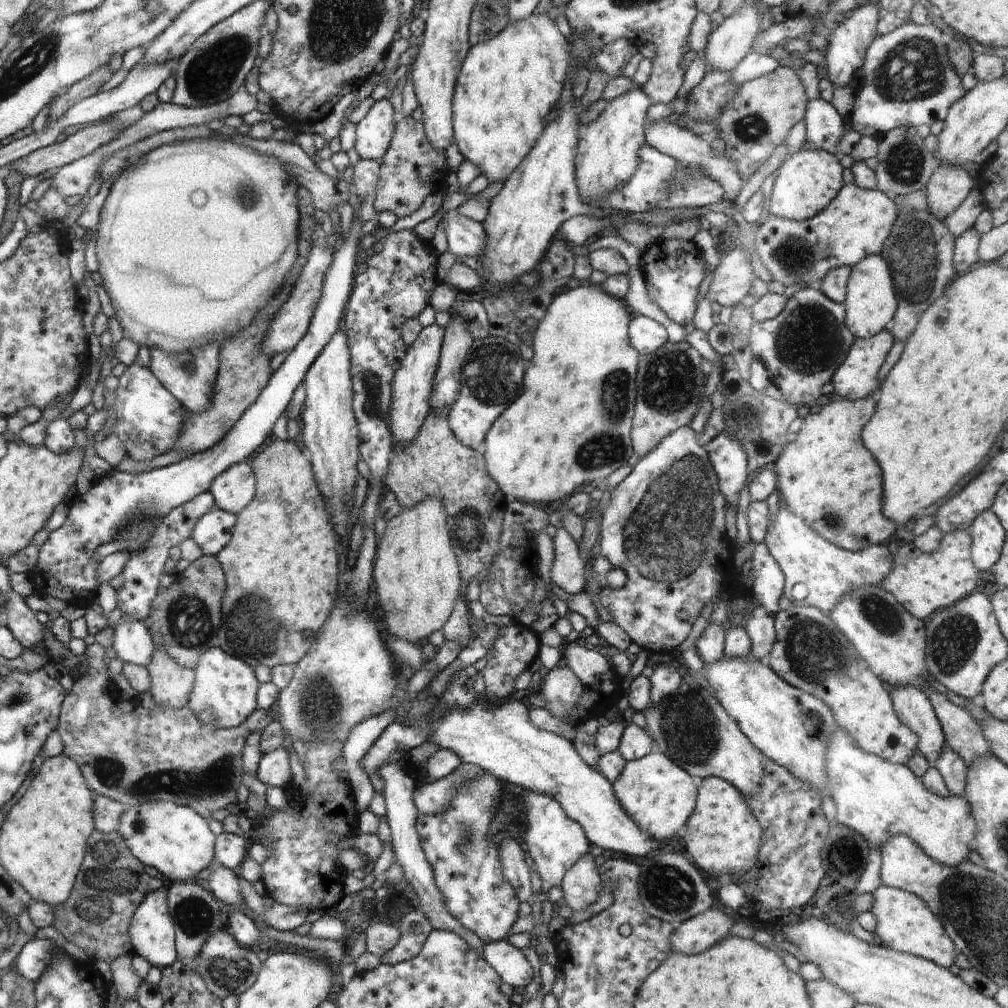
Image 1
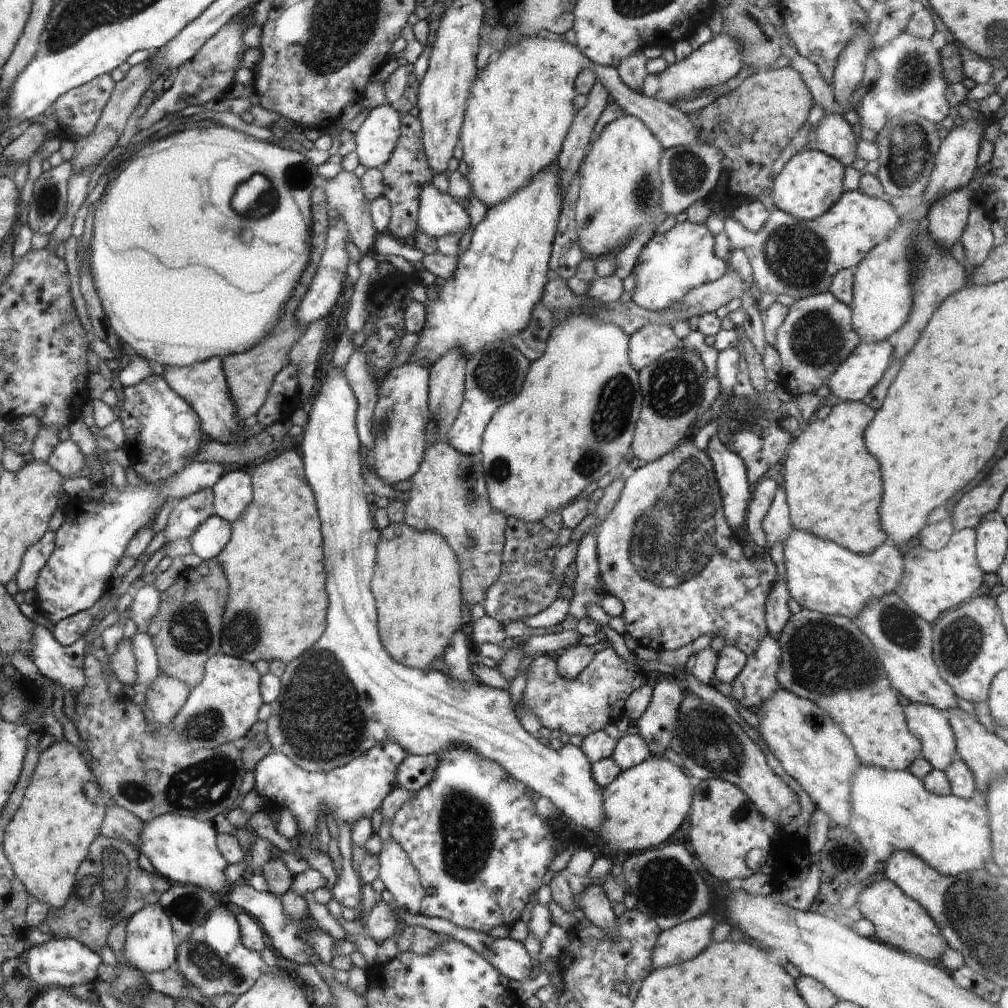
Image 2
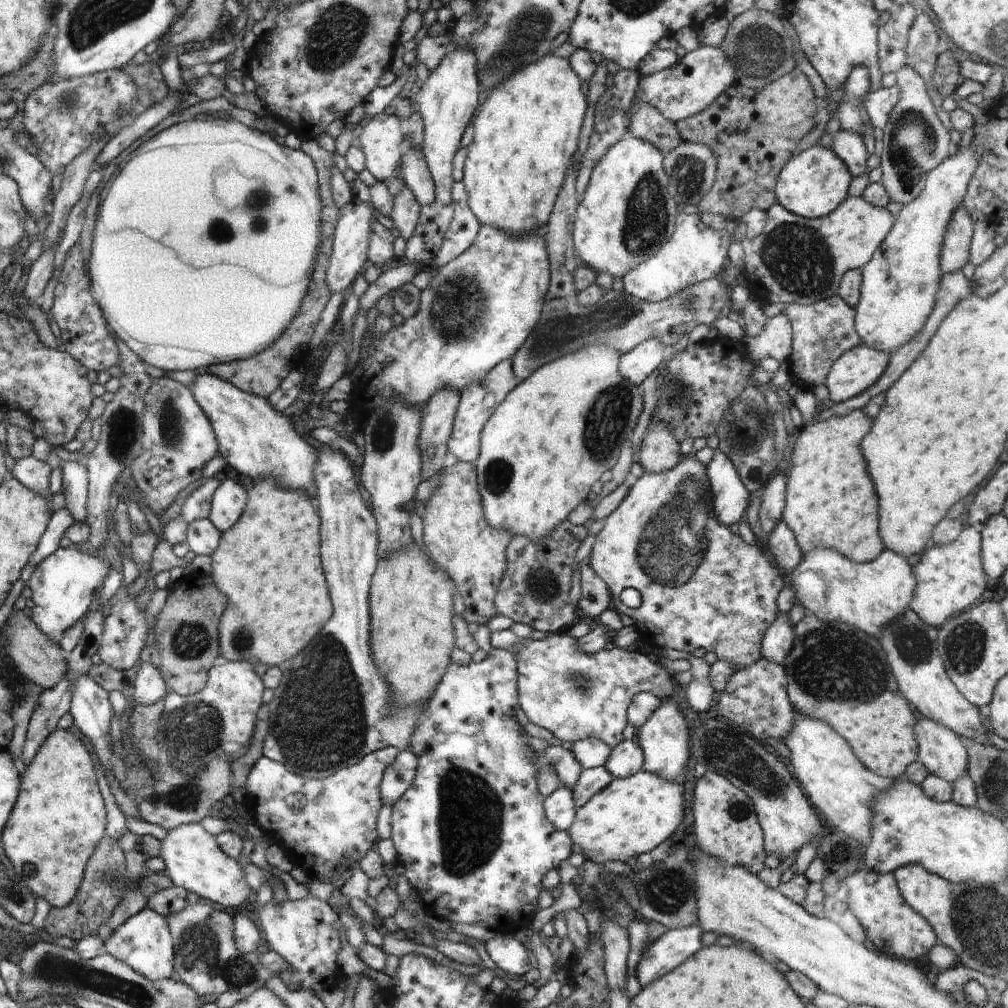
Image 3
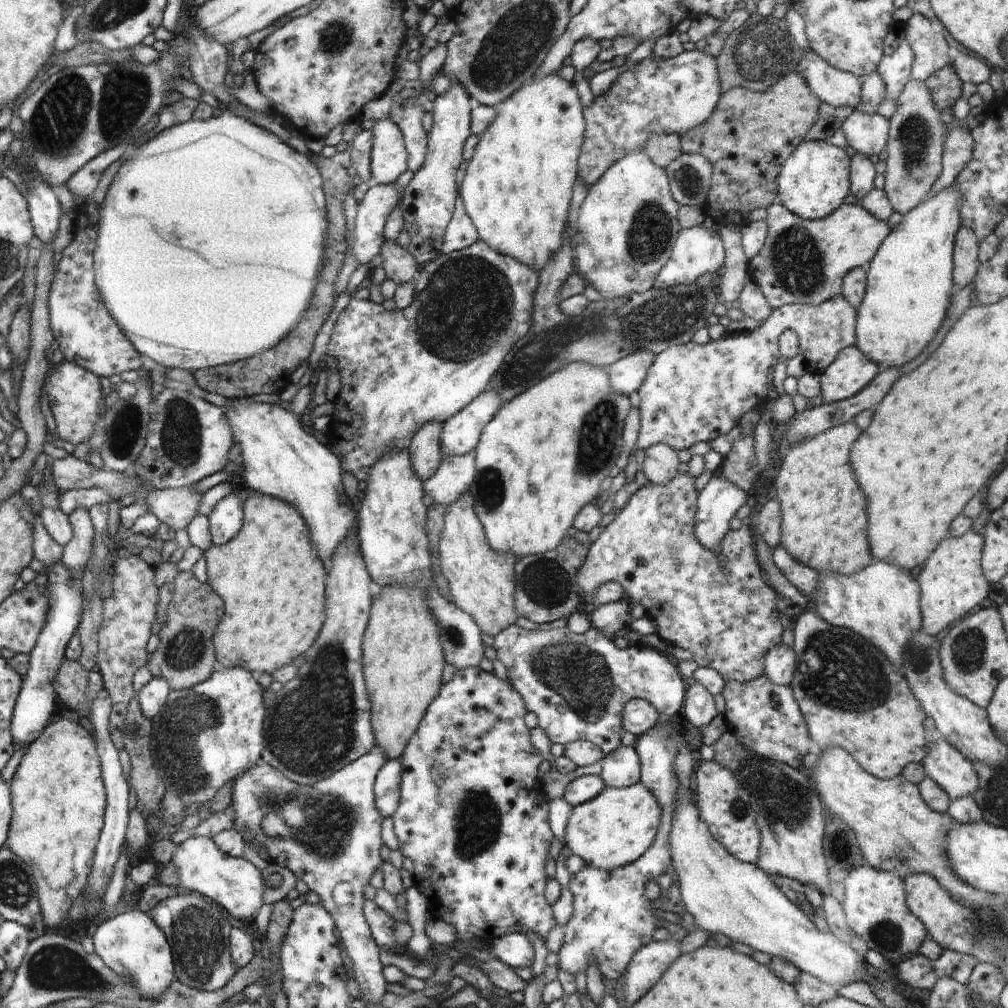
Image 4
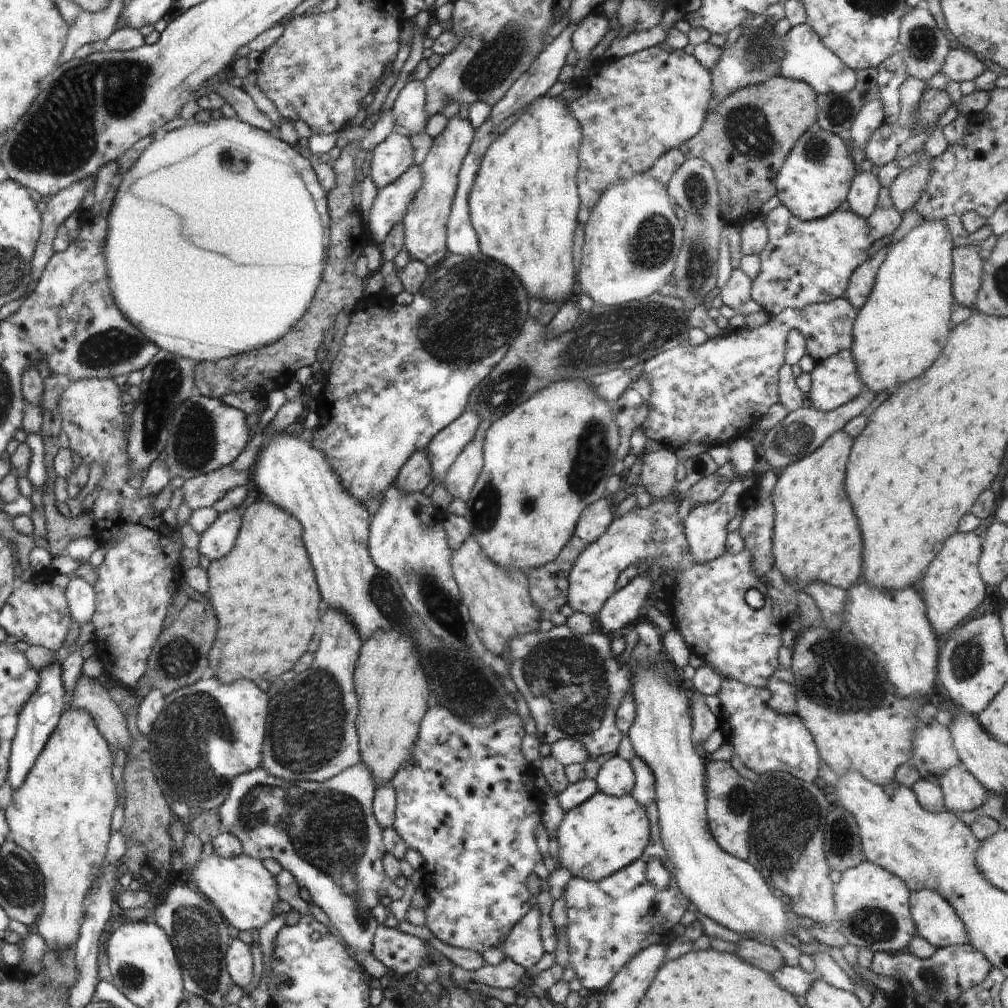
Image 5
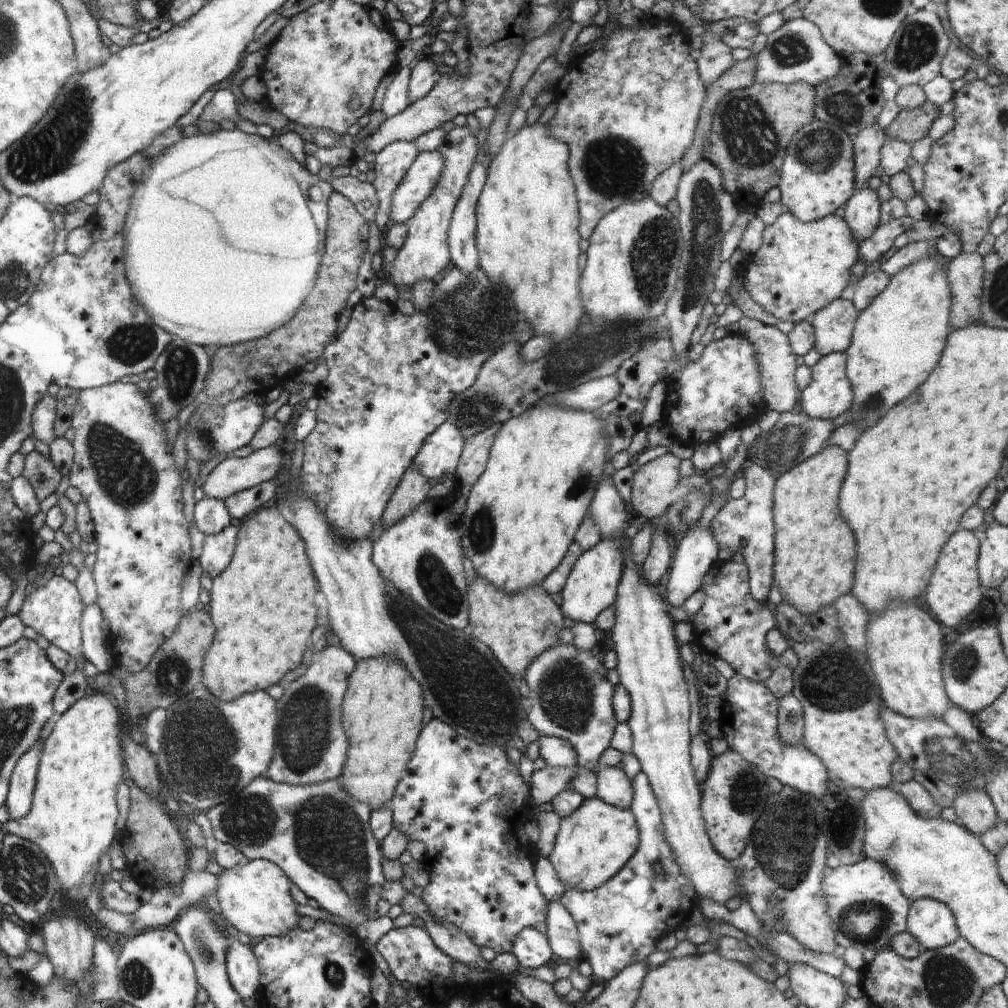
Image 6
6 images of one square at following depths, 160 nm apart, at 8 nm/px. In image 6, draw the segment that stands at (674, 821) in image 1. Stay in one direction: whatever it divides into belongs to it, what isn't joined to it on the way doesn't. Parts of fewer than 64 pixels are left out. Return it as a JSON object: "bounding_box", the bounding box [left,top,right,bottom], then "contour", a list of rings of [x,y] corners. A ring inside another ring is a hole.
{"bounding_box":[547,796,640,891],"contour":[[[598,796],[584,799],[578,810],[561,819],[553,851],[547,858],[566,889],[593,891],[610,880],[634,856],[640,831],[630,809],[622,810]]]}

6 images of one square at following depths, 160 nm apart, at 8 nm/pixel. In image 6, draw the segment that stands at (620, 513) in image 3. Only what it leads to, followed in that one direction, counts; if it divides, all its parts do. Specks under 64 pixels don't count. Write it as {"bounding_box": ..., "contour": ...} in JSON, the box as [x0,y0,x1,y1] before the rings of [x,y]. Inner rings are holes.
{"bounding_box":[559,536,779,683],"contour":[[[626,536],[622,541],[600,539],[594,548],[583,551],[578,557],[561,590],[562,604],[559,607],[565,617],[576,623],[592,624],[600,612],[615,604],[623,569],[623,542],[626,539]],[[716,560],[715,569],[706,573],[703,578],[703,586],[700,588],[706,592],[705,600],[695,614],[691,622],[693,626],[691,644],[694,647],[705,650],[711,655],[726,660],[735,672],[745,676],[751,681],[763,683],[772,674],[772,671],[779,665],[779,658],[772,654],[767,647],[766,635],[769,630],[775,627],[775,613],[767,602],[757,601],[749,589],[749,570],[746,563],[736,563],[732,560]]]}

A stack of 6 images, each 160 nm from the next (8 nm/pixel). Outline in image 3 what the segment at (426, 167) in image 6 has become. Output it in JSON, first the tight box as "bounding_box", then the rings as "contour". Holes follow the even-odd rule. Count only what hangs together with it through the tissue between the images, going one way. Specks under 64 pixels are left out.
{"bounding_box":[326,200,374,294],"contour":[[[353,200],[348,204],[338,208],[338,218],[332,240],[332,253],[326,268],[326,286],[330,288],[330,294],[335,294],[343,290],[349,291],[354,280],[363,273],[364,264],[368,260],[366,250],[368,250],[368,238],[372,234],[372,224],[374,224],[374,208],[359,200]]]}

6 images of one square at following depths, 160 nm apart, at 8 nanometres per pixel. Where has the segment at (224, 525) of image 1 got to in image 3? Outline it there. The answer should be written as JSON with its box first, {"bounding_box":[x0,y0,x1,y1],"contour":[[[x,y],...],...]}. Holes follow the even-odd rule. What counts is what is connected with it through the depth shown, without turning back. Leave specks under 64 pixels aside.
{"bounding_box":[186,519,221,556],"contour":[[[196,519],[187,524],[186,543],[194,554],[211,556],[220,547],[221,534],[209,519]]]}

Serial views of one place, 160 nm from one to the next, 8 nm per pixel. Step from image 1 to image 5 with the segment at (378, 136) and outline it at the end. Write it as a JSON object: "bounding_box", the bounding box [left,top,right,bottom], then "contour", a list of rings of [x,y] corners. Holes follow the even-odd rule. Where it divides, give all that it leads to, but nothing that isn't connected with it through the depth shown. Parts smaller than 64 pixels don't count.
{"bounding_box":[370,129,414,190],"contour":[[[399,129],[389,134],[372,151],[370,176],[377,190],[382,190],[414,164],[414,147]]]}

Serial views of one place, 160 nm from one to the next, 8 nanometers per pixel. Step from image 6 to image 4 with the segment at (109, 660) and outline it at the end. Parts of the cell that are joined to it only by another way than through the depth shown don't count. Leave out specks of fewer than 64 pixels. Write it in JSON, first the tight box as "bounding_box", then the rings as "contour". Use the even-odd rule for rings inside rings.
{"bounding_box":[62,507,93,579],"contour":[[[78,507],[69,514],[74,536],[63,547],[62,564],[69,571],[71,579],[80,579],[84,567],[91,558],[91,543],[93,540],[93,524],[88,510]]]}

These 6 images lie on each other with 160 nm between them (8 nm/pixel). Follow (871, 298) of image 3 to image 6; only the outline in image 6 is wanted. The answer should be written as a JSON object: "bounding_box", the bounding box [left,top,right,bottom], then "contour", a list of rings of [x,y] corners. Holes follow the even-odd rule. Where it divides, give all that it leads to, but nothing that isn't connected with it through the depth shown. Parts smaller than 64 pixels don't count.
{"bounding_box":[845,257,952,436],"contour":[[[935,257],[916,261],[890,277],[889,285],[859,313],[850,346],[846,350],[845,368],[853,392],[850,408],[846,411],[847,423],[856,428],[858,436],[878,424],[878,420],[882,420],[882,416],[886,416],[894,404],[912,394],[936,368],[945,349],[947,336],[952,331],[949,323],[951,290],[945,274],[946,268]]]}

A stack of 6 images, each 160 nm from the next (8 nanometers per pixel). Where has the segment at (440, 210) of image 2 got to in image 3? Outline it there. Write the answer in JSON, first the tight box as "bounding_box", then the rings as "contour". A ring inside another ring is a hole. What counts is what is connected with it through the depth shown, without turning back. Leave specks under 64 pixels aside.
{"bounding_box":[402,148,436,206],"contour":[[[410,148],[402,160],[402,179],[414,194],[420,206],[432,206],[436,200],[436,188],[428,171],[423,152]]]}

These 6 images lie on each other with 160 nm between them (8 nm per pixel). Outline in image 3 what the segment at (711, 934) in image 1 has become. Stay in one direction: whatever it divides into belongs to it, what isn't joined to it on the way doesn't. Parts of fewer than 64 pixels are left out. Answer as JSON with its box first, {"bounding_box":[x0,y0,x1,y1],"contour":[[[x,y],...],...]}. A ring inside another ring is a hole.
{"bounding_box":[636,924,703,986],"contour":[[[698,924],[664,932],[642,954],[636,971],[640,986],[649,986],[696,954],[703,947],[702,934]]]}

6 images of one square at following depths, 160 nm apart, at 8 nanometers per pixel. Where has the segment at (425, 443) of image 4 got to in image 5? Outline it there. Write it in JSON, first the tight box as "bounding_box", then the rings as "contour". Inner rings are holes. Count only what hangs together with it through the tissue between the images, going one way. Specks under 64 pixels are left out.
{"bounding_box":[395,449,434,495],"contour":[[[426,449],[414,451],[402,466],[396,480],[395,487],[404,495],[422,493],[422,490],[434,480],[431,464]]]}

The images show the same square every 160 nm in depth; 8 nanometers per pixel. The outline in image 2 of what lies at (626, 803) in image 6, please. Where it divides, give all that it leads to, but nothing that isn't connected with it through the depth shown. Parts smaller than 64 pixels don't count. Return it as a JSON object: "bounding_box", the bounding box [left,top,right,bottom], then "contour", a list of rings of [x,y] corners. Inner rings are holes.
{"bounding_box":[611,729,651,771],"contour":[[[633,729],[617,740],[611,757],[621,770],[625,771],[642,764],[650,756],[651,752],[646,741]]]}

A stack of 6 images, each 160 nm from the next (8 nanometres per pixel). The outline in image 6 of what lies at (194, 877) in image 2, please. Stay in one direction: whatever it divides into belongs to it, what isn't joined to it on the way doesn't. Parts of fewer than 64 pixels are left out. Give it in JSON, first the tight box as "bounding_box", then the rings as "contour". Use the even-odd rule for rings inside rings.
{"bounding_box":[217,859,298,938],"contour":[[[266,859],[246,860],[234,869],[224,870],[217,877],[217,898],[222,916],[240,932],[256,938],[281,937],[298,926],[296,902],[290,896],[290,880],[286,873]]]}

